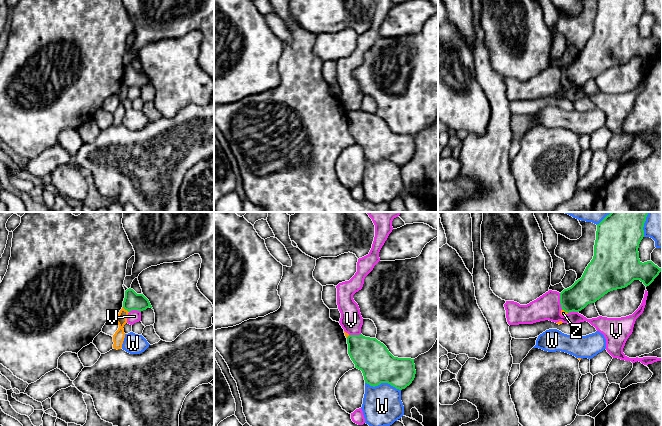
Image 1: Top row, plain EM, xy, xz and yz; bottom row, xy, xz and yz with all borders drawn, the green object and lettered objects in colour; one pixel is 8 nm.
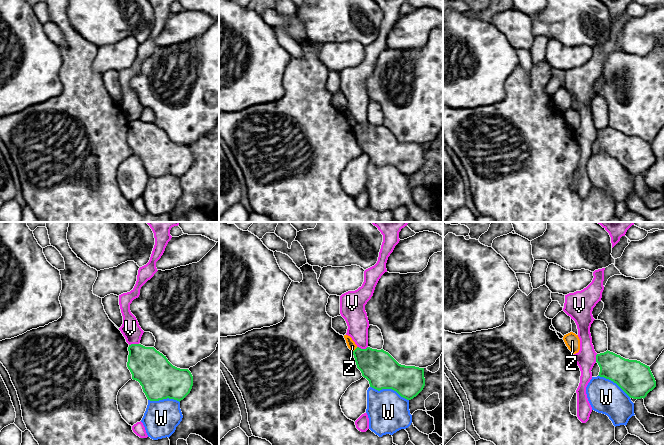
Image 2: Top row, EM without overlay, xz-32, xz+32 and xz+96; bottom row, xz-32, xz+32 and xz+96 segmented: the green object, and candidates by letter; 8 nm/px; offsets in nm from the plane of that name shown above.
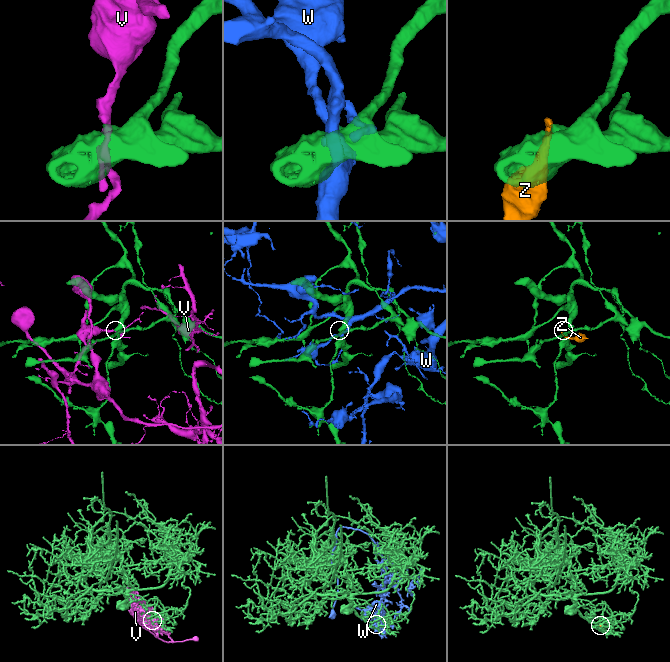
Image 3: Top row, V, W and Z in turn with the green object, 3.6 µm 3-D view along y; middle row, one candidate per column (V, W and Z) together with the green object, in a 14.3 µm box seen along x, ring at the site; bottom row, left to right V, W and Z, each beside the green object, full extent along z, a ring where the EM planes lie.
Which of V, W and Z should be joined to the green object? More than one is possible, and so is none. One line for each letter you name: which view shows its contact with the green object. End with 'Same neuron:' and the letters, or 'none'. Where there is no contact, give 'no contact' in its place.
Same neuron: none

